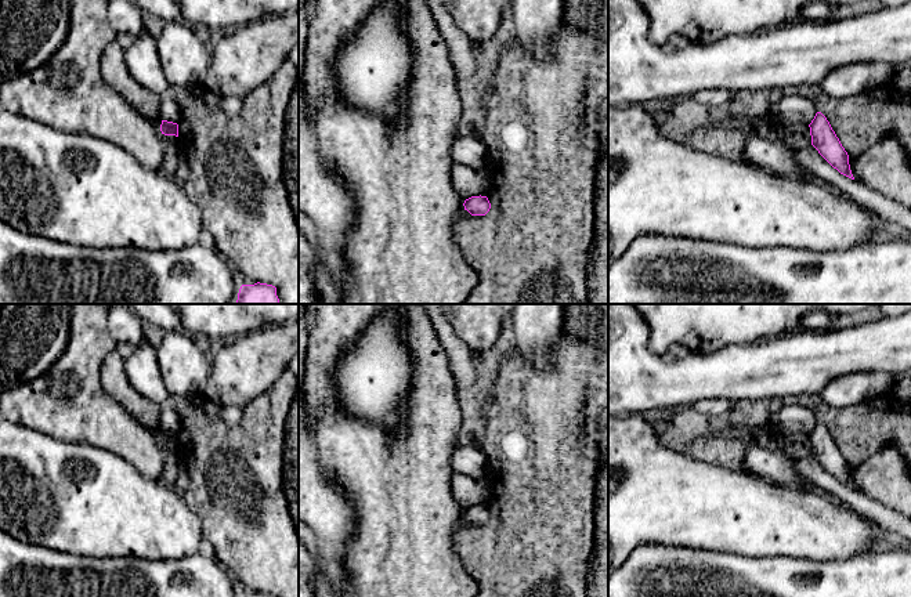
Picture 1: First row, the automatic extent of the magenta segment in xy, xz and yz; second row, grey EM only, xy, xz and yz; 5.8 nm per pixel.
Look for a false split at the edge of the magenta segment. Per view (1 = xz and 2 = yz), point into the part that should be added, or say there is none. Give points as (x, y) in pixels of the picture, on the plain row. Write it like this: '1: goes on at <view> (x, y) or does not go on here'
1: does not go on here
2: does not go on here

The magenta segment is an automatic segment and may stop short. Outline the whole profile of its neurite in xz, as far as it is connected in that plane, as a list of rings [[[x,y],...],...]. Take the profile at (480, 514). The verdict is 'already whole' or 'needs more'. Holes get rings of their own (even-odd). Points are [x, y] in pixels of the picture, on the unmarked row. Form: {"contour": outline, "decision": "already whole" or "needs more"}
{"contour": [[[481,504],[466,509],[463,515],[471,525],[485,525],[491,518],[488,507]]], "decision": "already whole"}

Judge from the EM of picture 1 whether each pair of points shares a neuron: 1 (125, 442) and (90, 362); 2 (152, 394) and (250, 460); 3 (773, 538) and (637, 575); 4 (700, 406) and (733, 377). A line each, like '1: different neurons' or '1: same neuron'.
1: same neuron
2: different neurons
3: different neurons
4: different neurons

